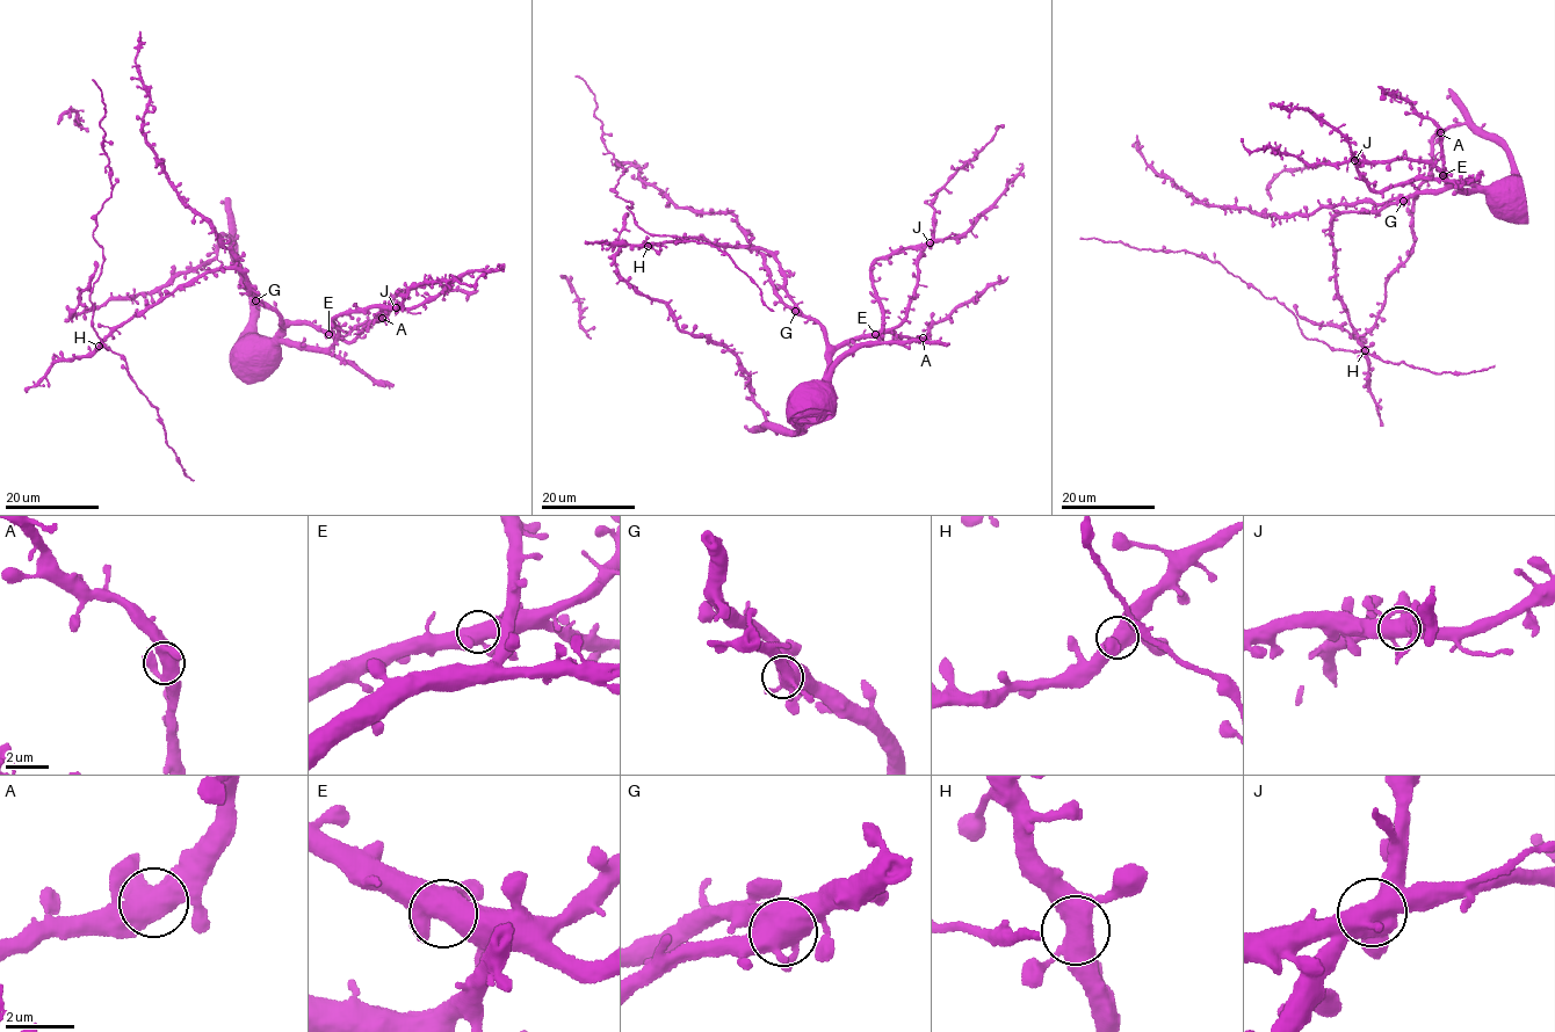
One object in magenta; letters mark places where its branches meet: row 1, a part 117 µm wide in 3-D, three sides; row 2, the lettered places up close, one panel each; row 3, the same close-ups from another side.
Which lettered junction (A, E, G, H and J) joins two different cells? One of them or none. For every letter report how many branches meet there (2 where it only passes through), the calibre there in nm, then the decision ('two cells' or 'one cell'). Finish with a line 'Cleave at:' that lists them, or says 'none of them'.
A: branches 4; calibre 480 nm; one cell
E: branches 4; calibre 500 nm; one cell
G: branches 4; calibre 600 nm; one cell
H: branches 4; calibre 550 nm; one cell
J: branches 6; calibre 650 nm; one cell
Cleave at: none of them

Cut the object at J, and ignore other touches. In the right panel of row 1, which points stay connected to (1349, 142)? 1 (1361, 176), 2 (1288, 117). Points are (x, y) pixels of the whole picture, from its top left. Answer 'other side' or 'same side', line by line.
1: same side
2: same side

